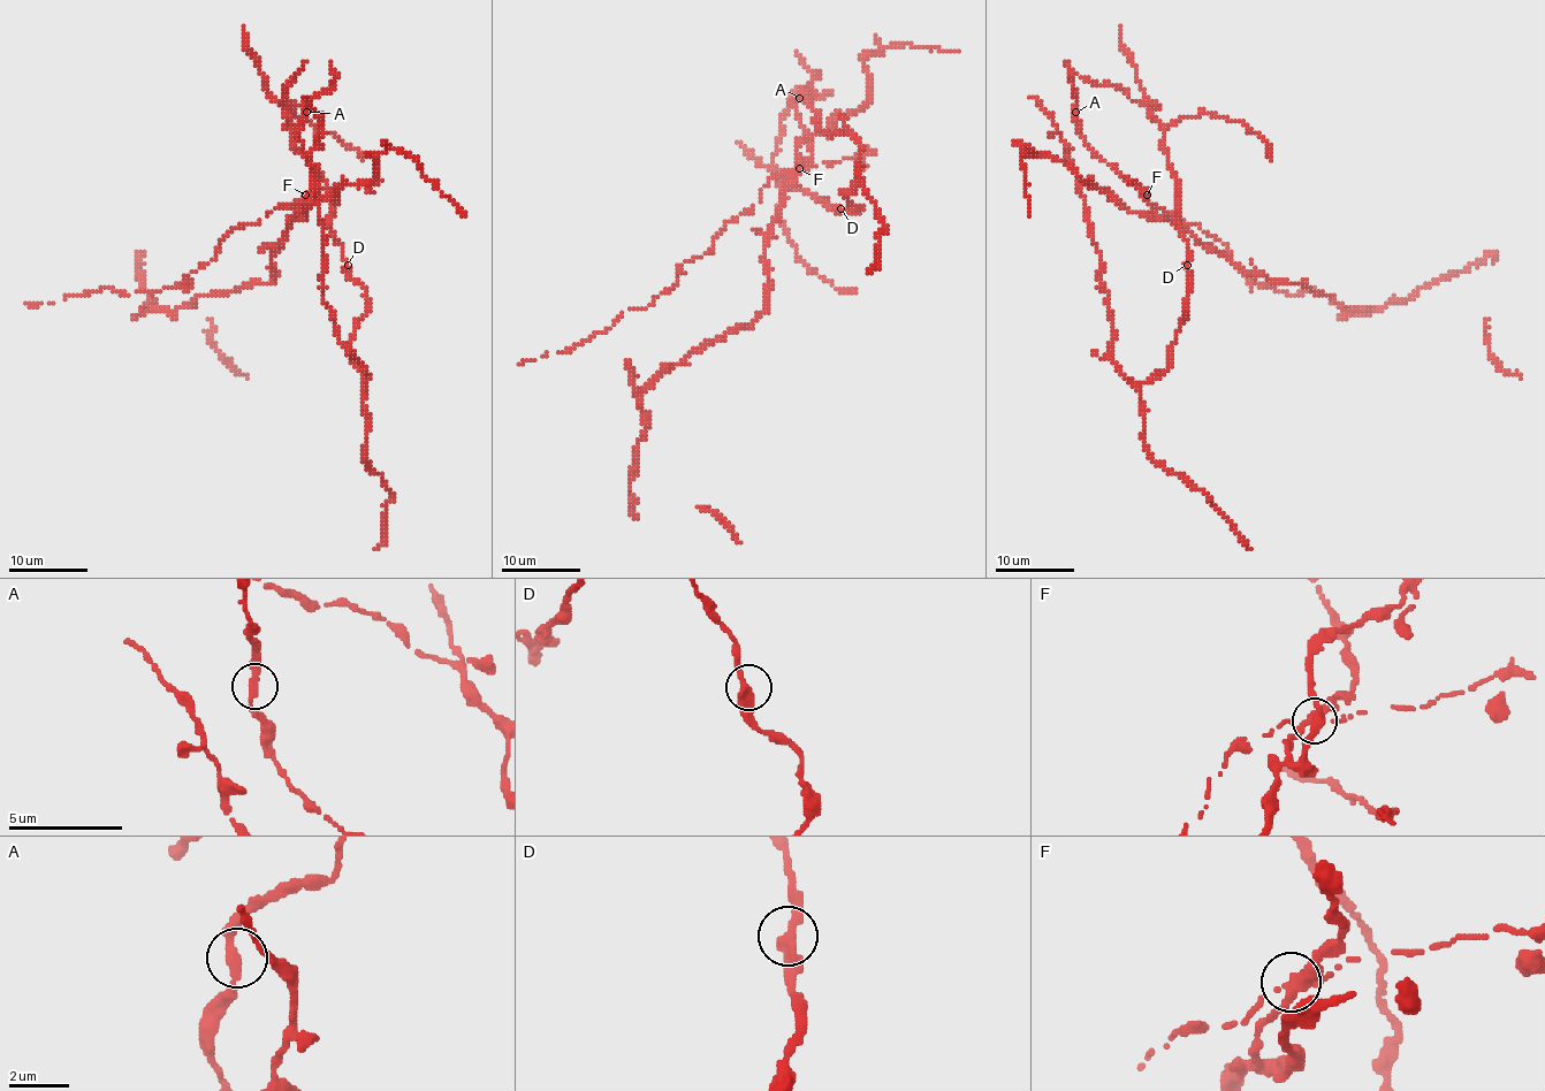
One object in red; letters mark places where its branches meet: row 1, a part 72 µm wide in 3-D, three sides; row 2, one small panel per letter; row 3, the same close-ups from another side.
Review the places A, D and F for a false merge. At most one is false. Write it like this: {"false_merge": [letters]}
{"false_merge": ["F"]}

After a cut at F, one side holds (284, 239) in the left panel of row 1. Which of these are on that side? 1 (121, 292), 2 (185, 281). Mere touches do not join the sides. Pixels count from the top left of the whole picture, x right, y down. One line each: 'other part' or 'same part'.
1: other part
2: other part

